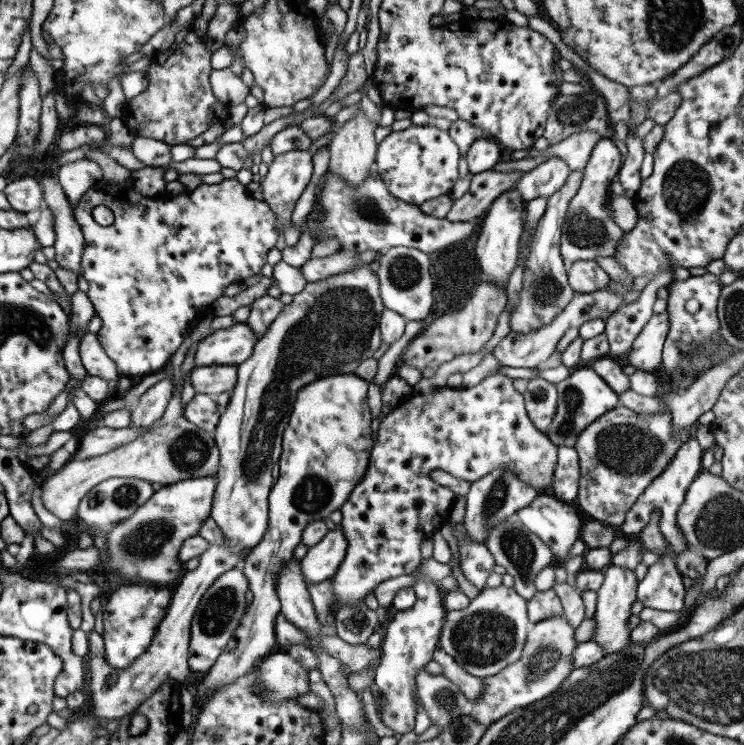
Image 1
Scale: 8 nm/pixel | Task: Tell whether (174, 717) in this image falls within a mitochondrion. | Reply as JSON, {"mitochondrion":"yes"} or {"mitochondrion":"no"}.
{"mitochondrion":"no"}

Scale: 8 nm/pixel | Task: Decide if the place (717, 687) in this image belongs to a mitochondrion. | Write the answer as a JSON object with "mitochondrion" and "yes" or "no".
{"mitochondrion":"yes"}

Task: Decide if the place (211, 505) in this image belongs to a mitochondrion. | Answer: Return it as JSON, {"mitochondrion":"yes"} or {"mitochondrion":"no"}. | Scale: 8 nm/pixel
{"mitochondrion":"no"}

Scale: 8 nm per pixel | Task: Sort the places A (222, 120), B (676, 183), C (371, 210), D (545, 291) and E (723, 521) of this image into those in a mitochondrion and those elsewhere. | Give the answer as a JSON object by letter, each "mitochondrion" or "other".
{"A":"other","B":"mitochondrion","C":"mitochondrion","D":"mitochondrion","E":"mitochondrion"}

